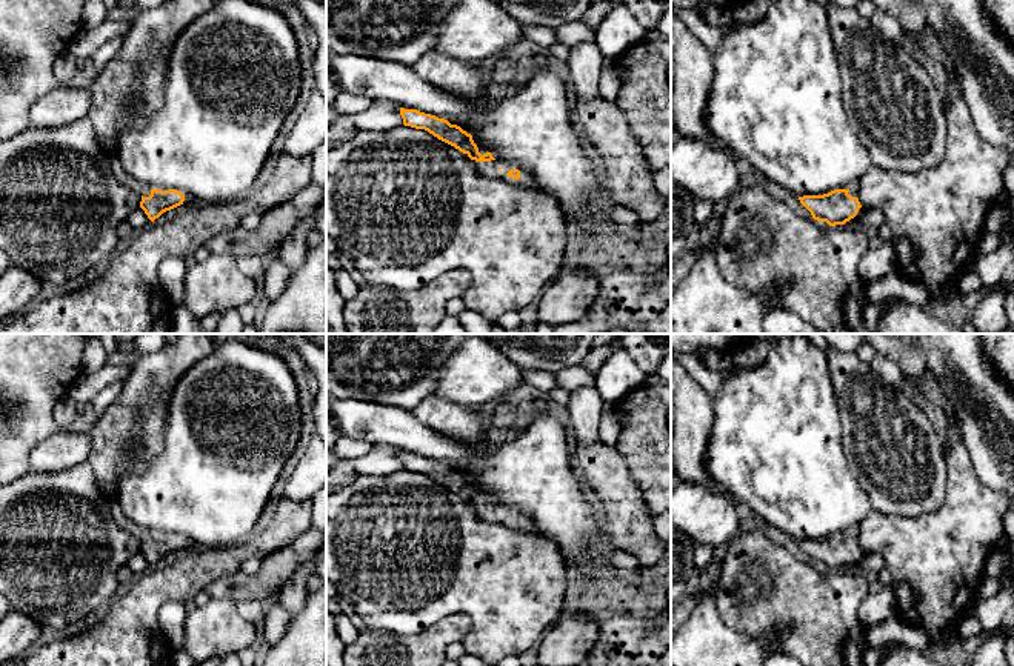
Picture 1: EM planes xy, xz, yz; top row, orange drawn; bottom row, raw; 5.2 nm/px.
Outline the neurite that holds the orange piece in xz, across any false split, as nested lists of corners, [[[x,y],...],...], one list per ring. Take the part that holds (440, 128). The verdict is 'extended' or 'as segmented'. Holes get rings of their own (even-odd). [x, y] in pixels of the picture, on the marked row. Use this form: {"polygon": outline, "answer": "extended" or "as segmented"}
{"polygon": [[[400,108],[400,115],[405,126],[425,129],[439,140],[466,154],[472,160],[472,165],[479,174],[503,178],[512,186],[532,188],[540,191],[540,186],[528,169],[497,162],[491,152],[482,155],[472,140],[472,135],[463,131],[460,126],[451,125],[445,118],[420,112],[417,109]]], "answer": "extended"}

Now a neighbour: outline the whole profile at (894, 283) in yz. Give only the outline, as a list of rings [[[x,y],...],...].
[[[899,269],[868,283],[865,295],[866,303],[882,301],[885,297],[902,298],[919,306],[923,306],[928,301],[925,286],[905,277]]]

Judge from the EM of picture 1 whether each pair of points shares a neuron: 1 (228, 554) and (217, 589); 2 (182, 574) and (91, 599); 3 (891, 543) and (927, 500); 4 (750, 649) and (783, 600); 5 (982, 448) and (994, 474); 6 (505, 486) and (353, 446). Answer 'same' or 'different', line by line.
1: different
2: different
3: different
4: different
5: same
6: different

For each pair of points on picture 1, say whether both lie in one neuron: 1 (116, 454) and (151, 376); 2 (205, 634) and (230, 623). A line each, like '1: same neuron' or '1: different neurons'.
1: same neuron
2: same neuron

